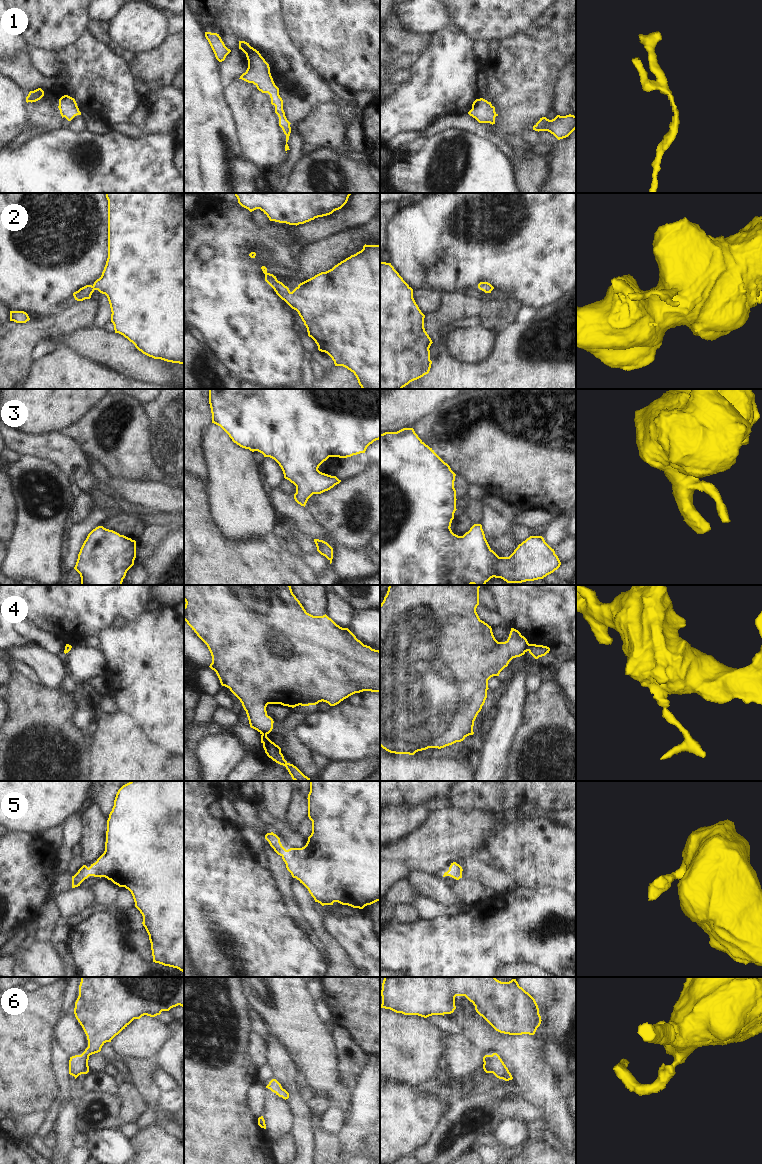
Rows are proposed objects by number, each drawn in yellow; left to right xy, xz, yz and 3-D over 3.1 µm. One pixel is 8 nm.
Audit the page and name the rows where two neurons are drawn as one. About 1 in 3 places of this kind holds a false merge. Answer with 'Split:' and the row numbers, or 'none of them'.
Split: 4

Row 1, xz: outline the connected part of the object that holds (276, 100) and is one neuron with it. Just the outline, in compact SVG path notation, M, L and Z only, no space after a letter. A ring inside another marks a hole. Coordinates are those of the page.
M239 41L239 49L246 54L248 60L248 68L239 79L253 83L259 91L270 95L271 104L275 106L275 113L279 117L279 126L286 135L285 151L290 150L287 142L291 133L291 123L285 116L283 100L279 95L279 88L275 85L271 76L269 64L261 56L259 51L251 47L249 43Z

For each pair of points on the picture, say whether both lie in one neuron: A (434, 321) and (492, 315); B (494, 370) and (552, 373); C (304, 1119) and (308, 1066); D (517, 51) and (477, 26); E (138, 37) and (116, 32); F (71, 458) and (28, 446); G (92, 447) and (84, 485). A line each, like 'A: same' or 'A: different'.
A: same
B: same
C: different
D: different
E: same
F: same
G: different

